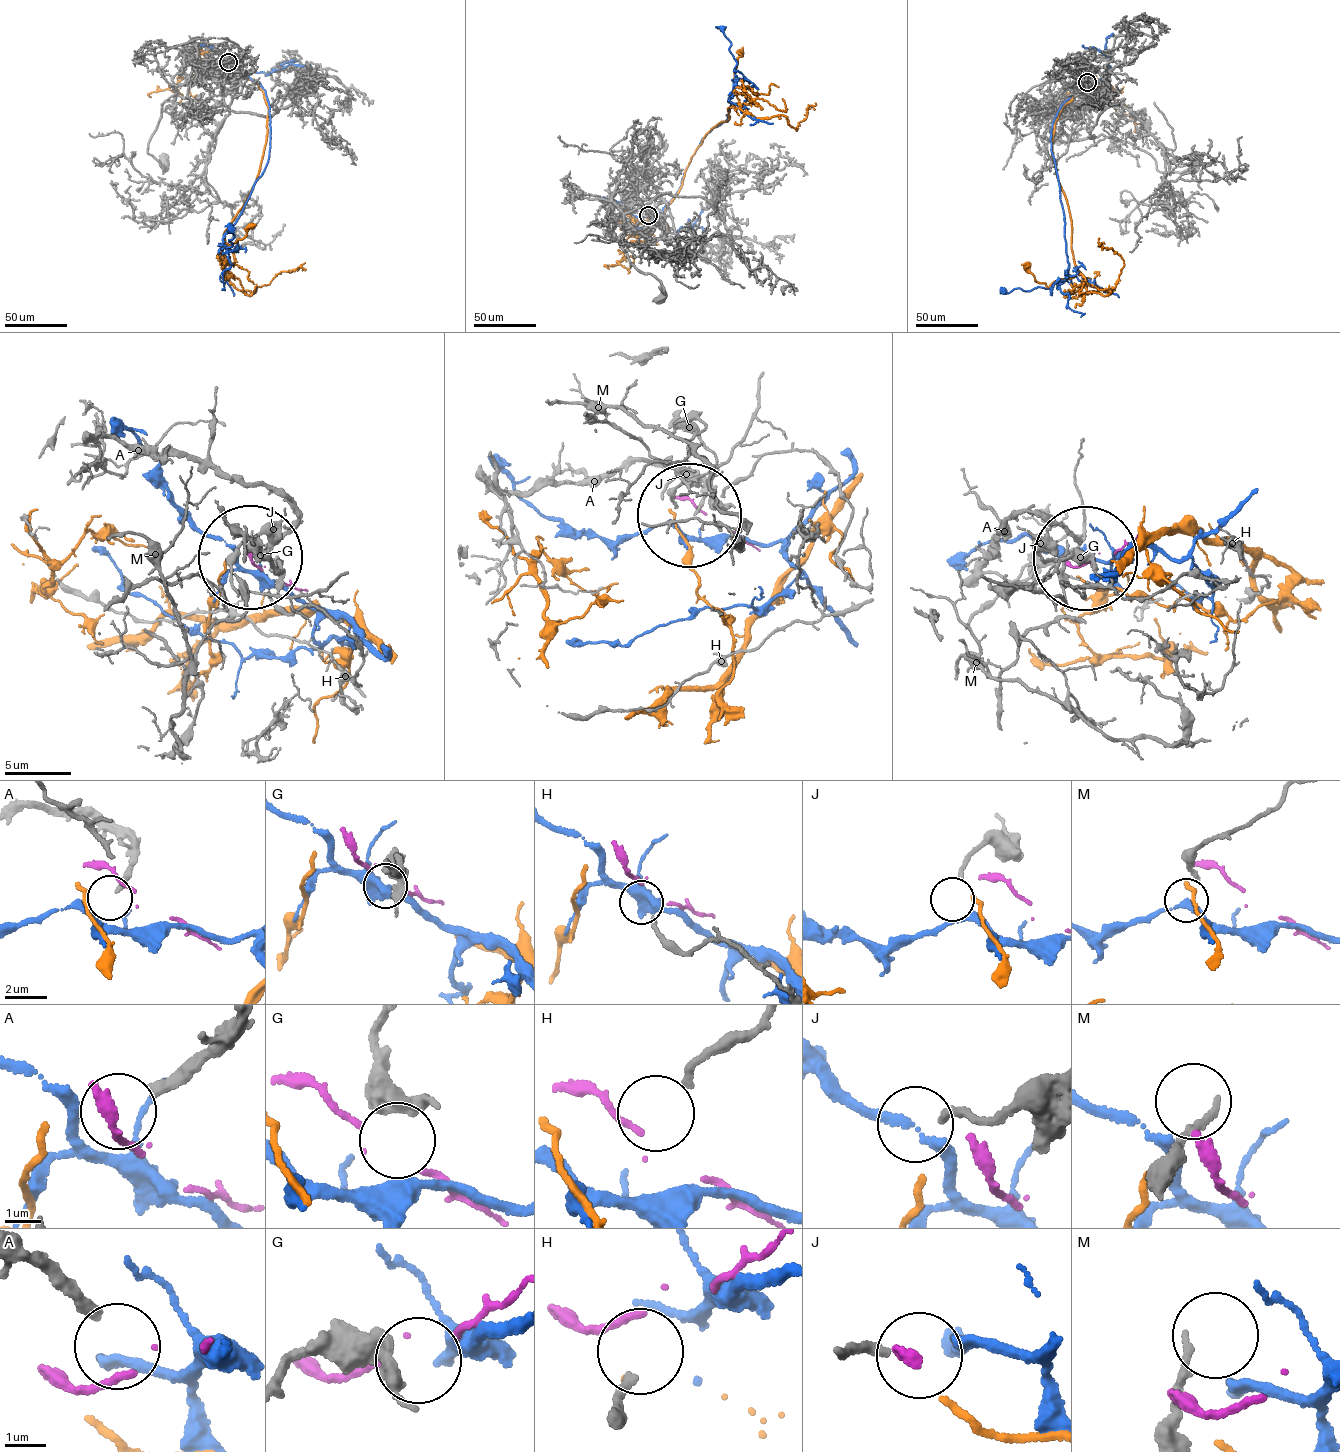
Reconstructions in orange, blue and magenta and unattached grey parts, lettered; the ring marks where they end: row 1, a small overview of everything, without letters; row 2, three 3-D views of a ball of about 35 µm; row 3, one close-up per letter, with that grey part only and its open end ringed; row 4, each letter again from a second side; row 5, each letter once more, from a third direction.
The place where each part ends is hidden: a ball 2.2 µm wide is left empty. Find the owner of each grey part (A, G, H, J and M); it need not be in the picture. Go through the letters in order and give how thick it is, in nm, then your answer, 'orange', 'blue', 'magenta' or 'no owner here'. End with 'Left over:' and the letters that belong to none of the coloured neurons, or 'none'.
A: 280 nm | no owner here
G: 360 nm | no owner here
H: 200 nm | no owner here
J: 200 nm | no owner here
M: 150 nm | no owner here
Left over: A, G, H, J, M

